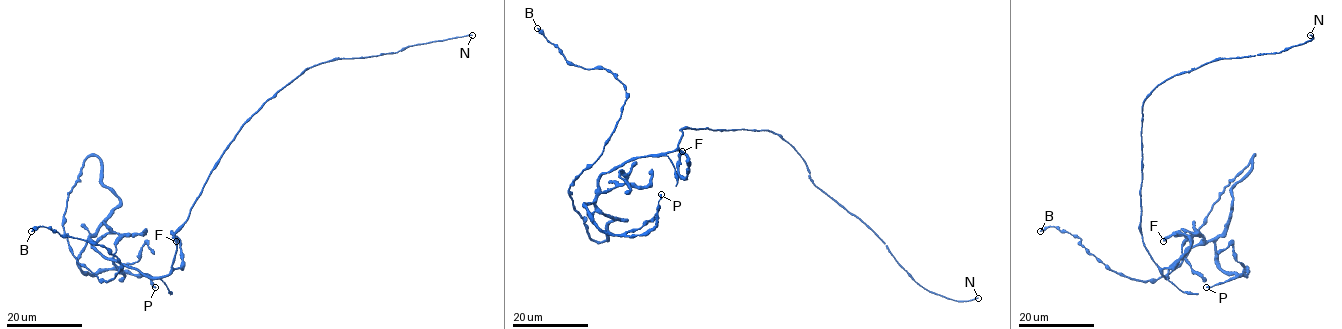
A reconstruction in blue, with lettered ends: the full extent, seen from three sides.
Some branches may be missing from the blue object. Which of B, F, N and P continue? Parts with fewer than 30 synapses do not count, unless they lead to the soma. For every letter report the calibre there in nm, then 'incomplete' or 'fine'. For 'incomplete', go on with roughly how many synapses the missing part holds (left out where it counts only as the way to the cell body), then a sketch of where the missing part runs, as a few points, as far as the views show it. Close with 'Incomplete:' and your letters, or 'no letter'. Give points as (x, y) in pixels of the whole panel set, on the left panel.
B: 360 nm | fine
F: 550 nm | fine
N: 160 nm | incomplete | 100 syn
P: 320 nm | fine
Incomplete: N

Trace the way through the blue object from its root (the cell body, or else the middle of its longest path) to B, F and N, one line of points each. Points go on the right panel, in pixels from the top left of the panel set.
B: (1173, 264), (1225, 230), (1232, 188), (1254, 156), (1162, 277), (1121, 276), (1080, 238), (1040, 231)
F: (1173, 264), (1165, 277), (1162, 270), (1180, 259), (1189, 247), (1190, 240), (1185, 234), (1172, 234), (1163, 241)
N: (1173, 264), (1165, 277), (1142, 238), (1143, 101), (1178, 74), (1220, 58), (1285, 51), (1311, 40), (1310, 35)

